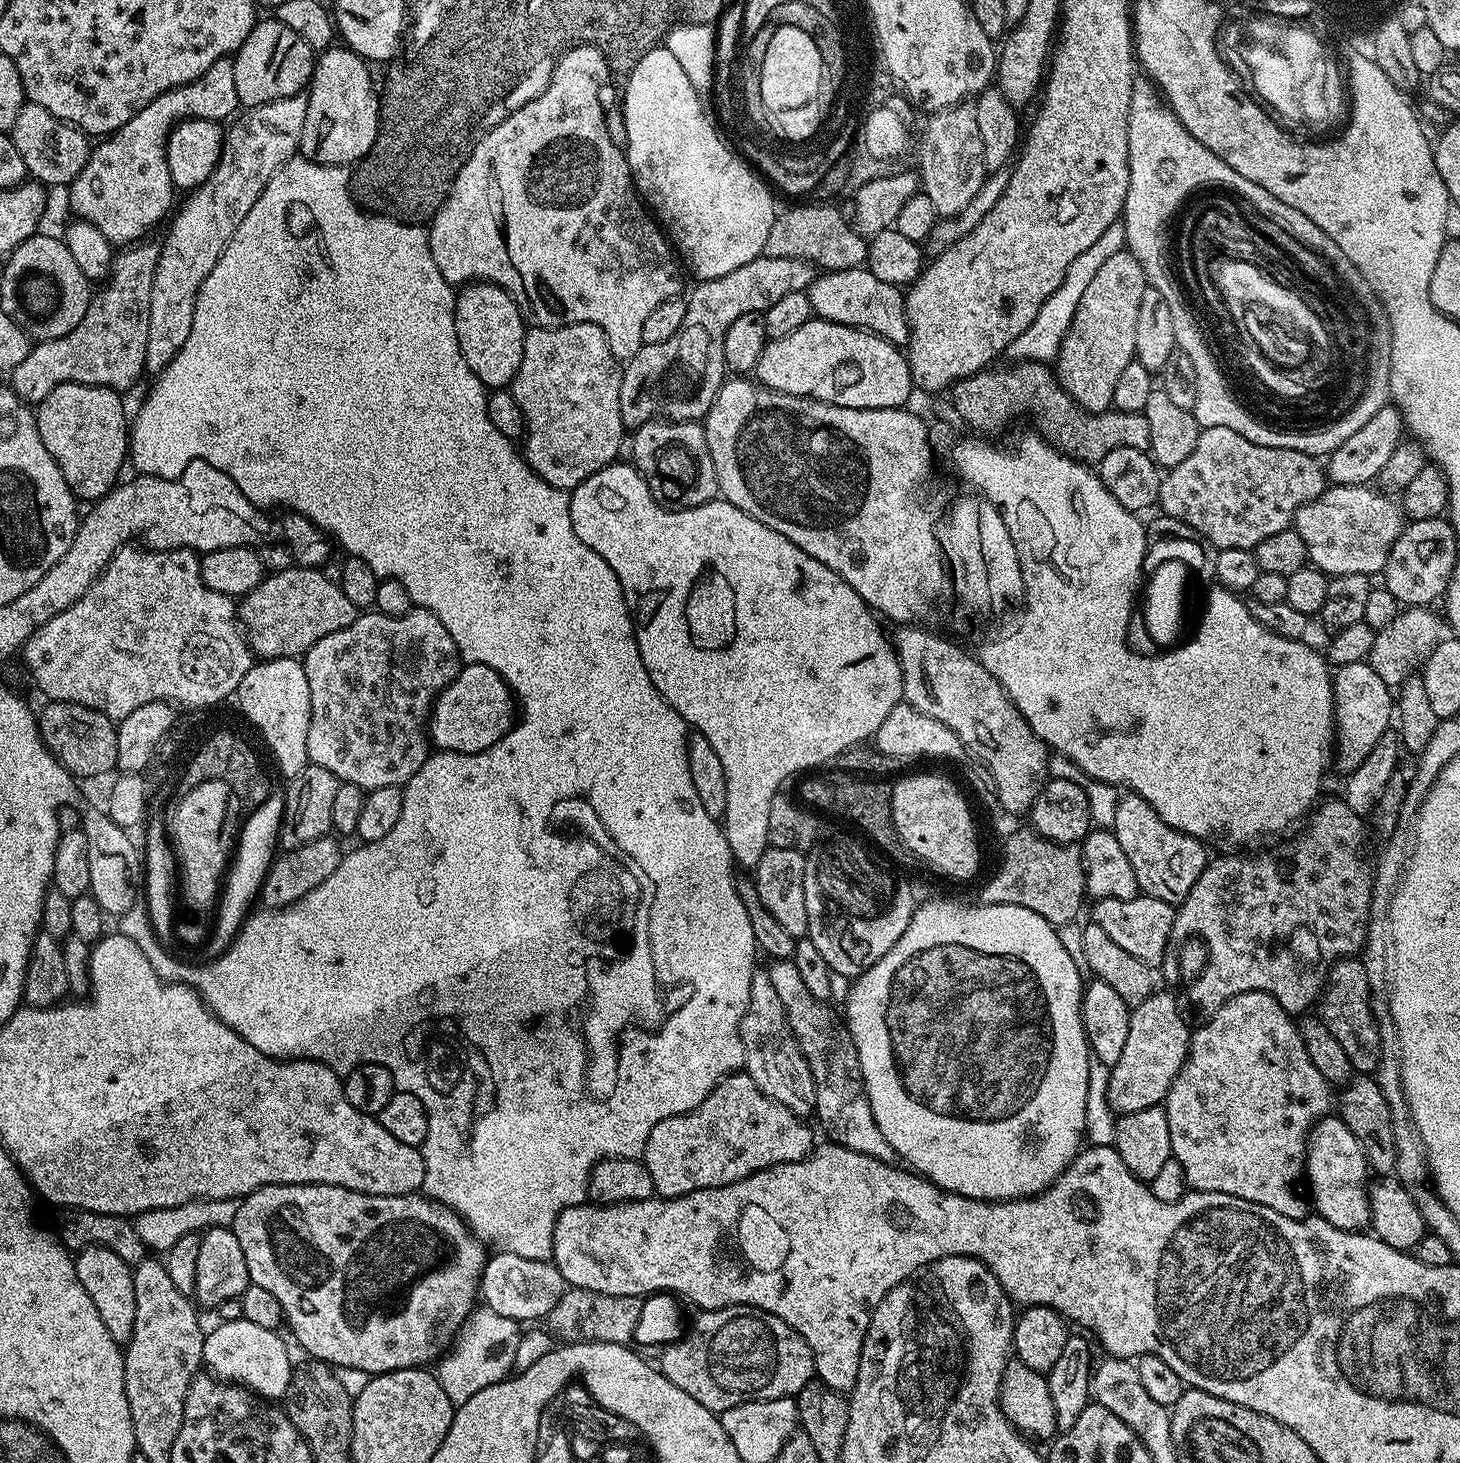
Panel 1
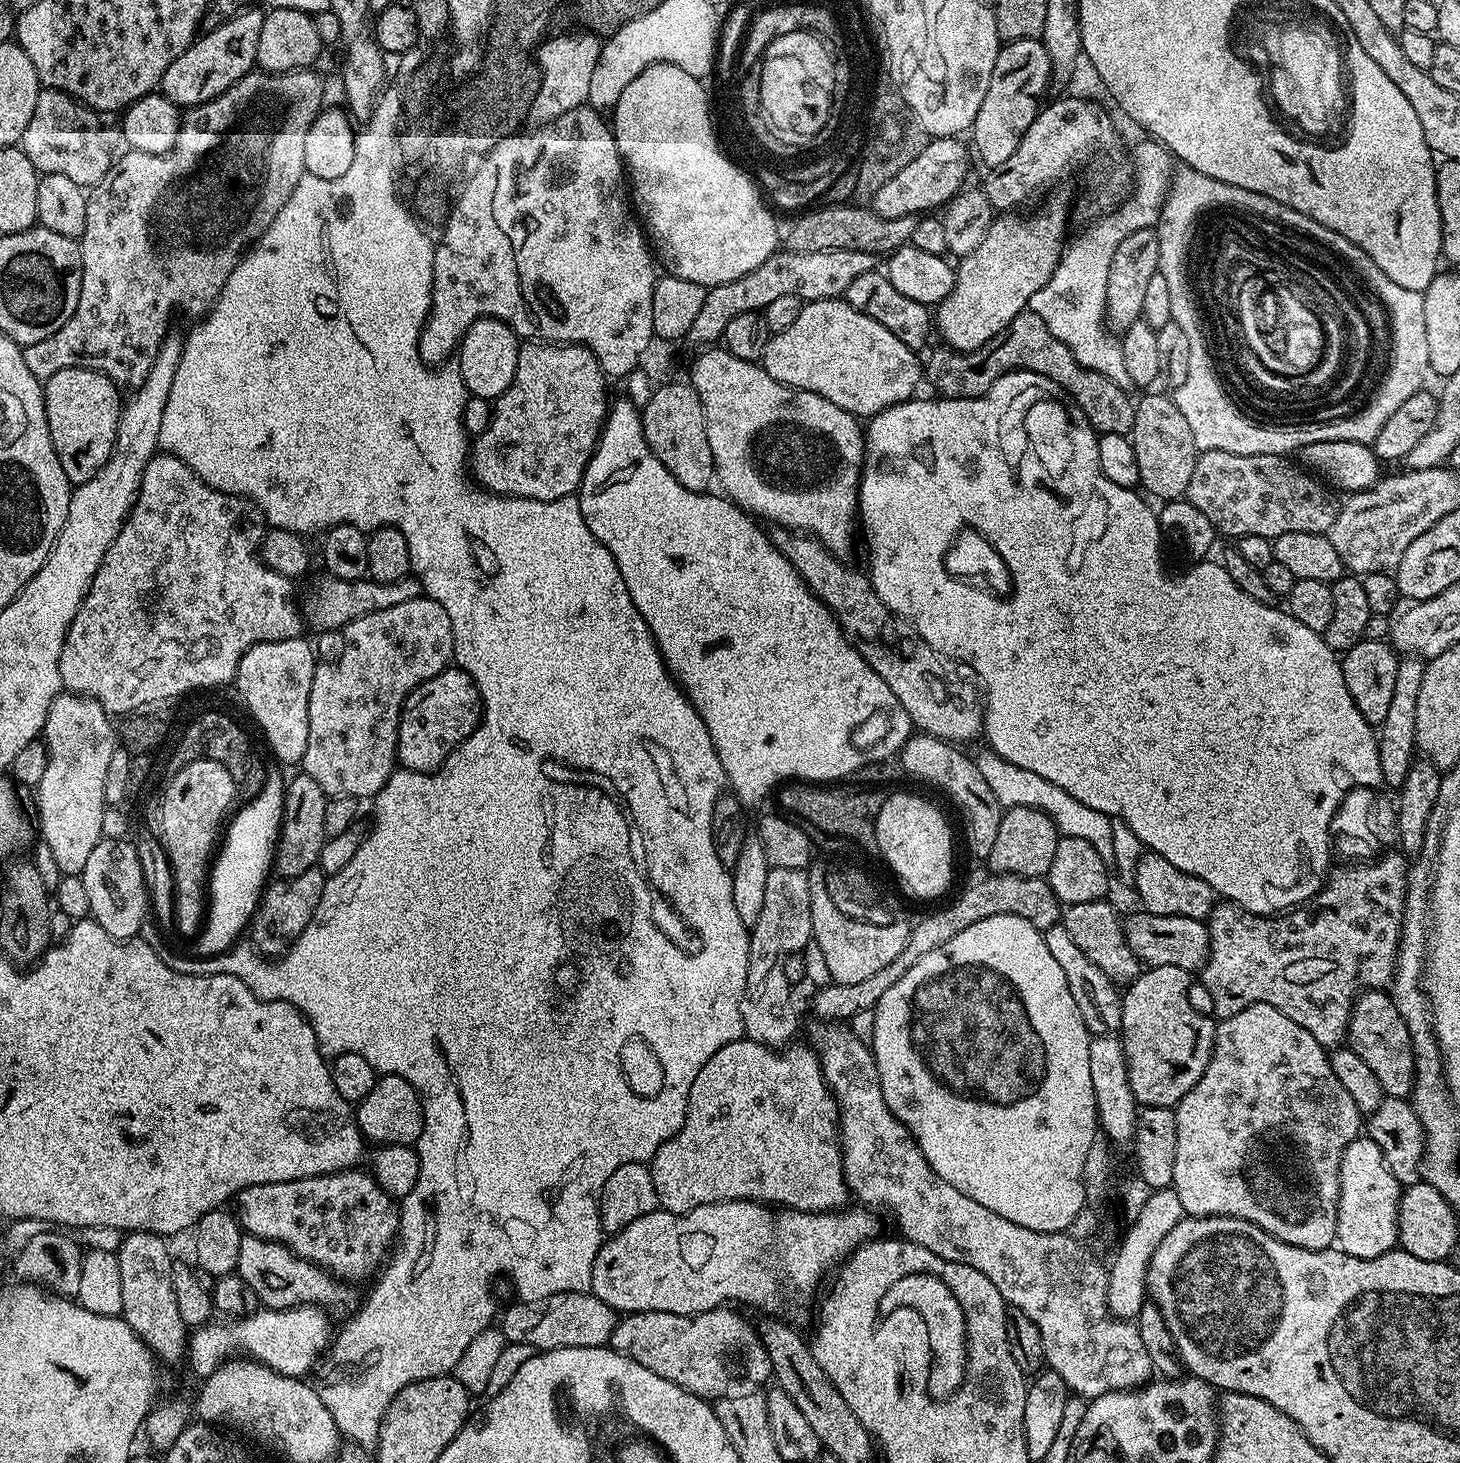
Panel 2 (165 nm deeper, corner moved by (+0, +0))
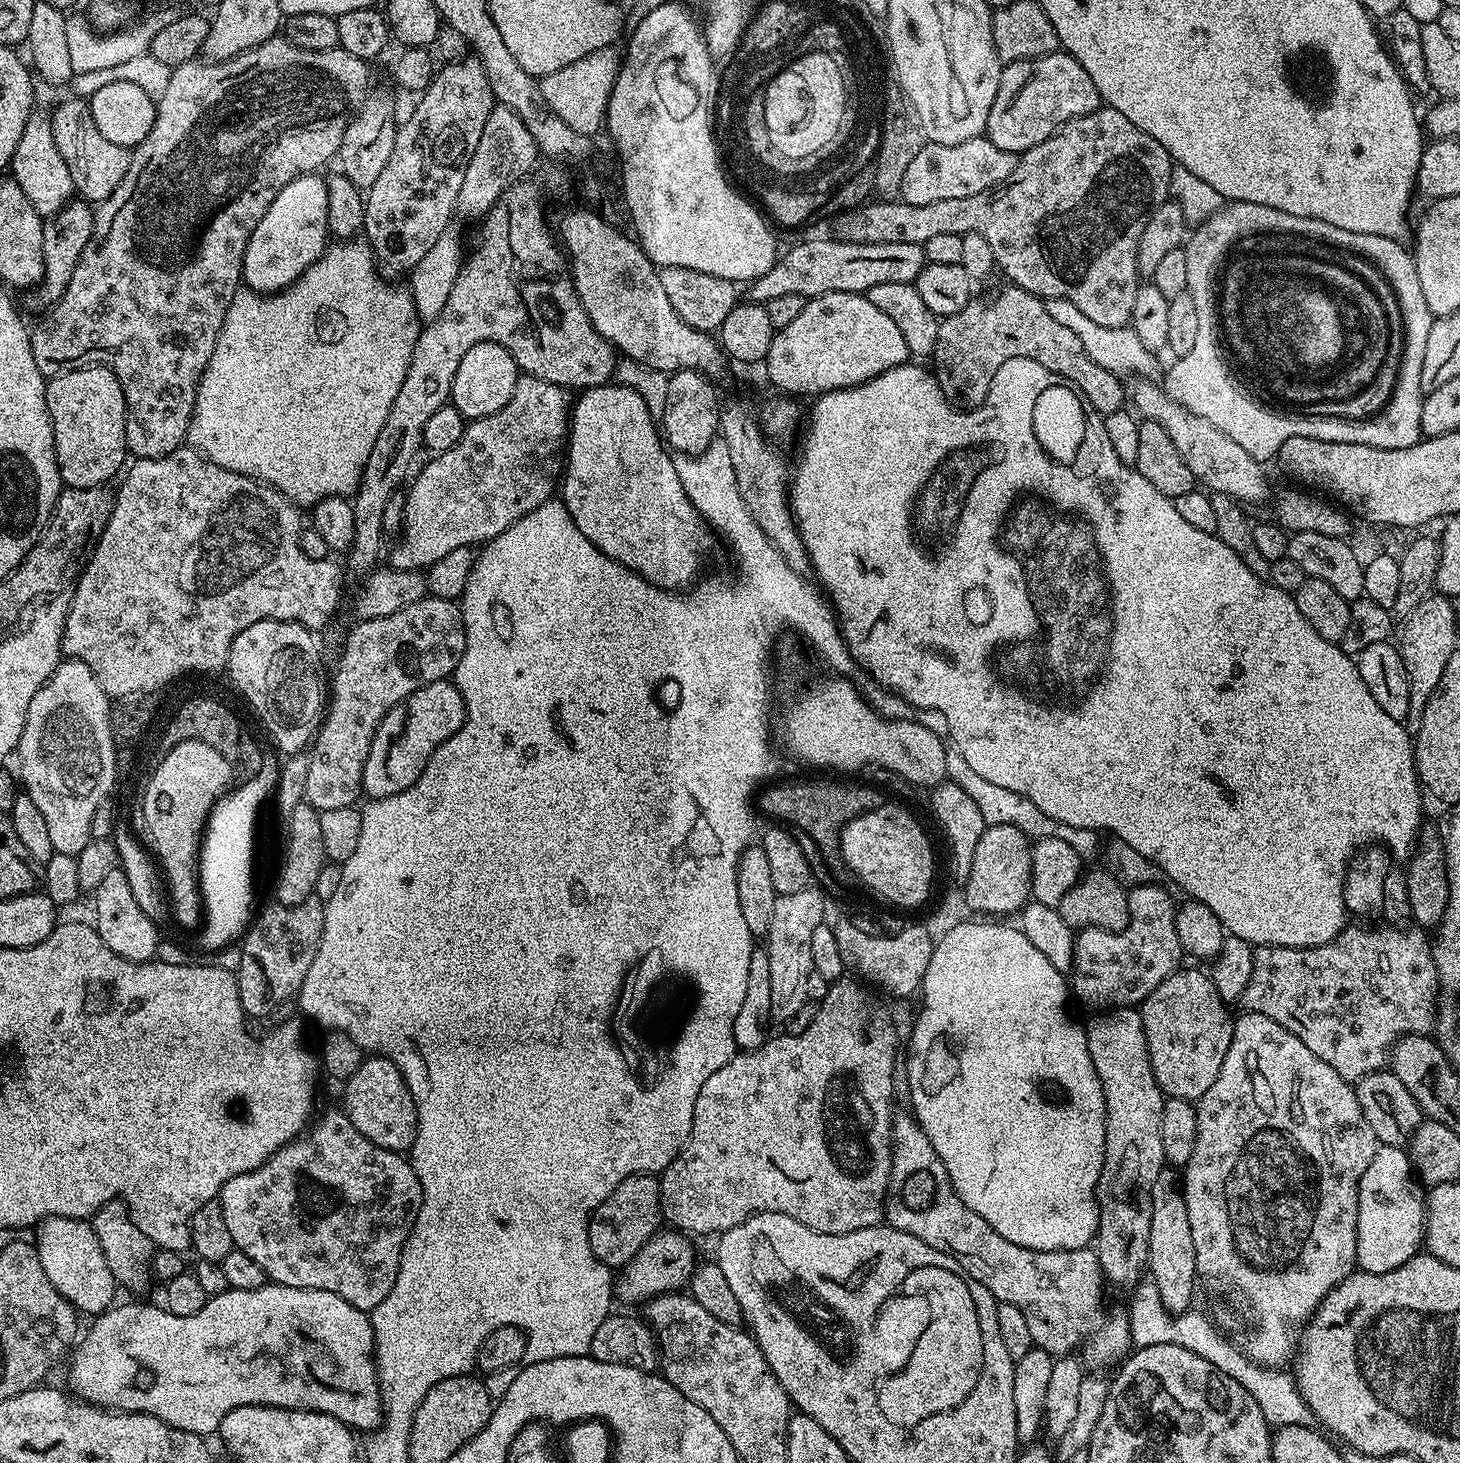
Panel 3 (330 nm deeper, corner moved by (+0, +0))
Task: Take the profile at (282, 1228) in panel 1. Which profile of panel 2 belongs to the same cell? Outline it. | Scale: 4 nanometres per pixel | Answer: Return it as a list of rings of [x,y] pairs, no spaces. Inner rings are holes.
[[[242,1235],[242,1250],[238,1250],[236,1272],[244,1284],[254,1290],[257,1301],[264,1308],[302,1308],[315,1306],[325,1310],[340,1308],[352,1300],[352,1292],[345,1281],[324,1271],[317,1264],[311,1264],[295,1256],[285,1245],[257,1236]]]

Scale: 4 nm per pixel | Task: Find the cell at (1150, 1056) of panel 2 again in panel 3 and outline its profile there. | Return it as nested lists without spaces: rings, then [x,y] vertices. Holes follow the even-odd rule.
[[[1186,968],[1177,970],[1159,984],[1139,1005],[1138,1011],[1158,1086],[1165,1097],[1195,1102],[1214,1086],[1214,1078],[1218,1078],[1218,1070],[1222,1070],[1226,1050],[1230,1050],[1234,1016],[1228,1013],[1229,1005],[1218,994],[1211,975]]]

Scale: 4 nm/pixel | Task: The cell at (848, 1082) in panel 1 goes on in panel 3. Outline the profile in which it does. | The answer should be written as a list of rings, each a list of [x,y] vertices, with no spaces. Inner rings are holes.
[[[908,1114],[897,1115],[892,1122],[892,1169],[888,1179],[888,1192],[884,1196],[884,1220],[887,1227],[914,1234],[914,1238],[926,1242],[926,1246],[934,1246],[934,1250],[954,1258],[958,1266],[965,1268],[978,1282],[982,1282],[982,1286],[986,1286],[986,1290],[990,1290],[997,1302],[1018,1306],[1018,1310],[1022,1310],[1026,1317],[1033,1345],[1046,1350],[1053,1358],[1075,1353],[1075,1348],[1088,1335],[1088,1345],[1084,1352],[1092,1364],[1112,1363],[1116,1366],[1129,1355],[1133,1342],[1127,1315],[1121,1311],[1104,1316],[1104,1308],[1100,1305],[1104,1300],[1106,1281],[1095,1251],[1086,1247],[1065,1252],[1043,1252],[1006,1242],[1006,1238],[1002,1238],[994,1226],[989,1226],[983,1218],[978,1218],[978,1214],[974,1214],[974,1210],[970,1210],[970,1206],[958,1198],[946,1166],[942,1166],[942,1158],[938,1158],[938,1150],[930,1146],[930,1138],[926,1138],[920,1125]]]

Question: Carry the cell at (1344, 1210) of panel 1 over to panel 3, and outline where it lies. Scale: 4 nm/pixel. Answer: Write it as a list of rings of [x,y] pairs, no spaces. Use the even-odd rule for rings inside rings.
[[[1389,1144],[1377,1147],[1358,1186],[1356,1268],[1370,1274],[1386,1274],[1414,1258],[1424,1242],[1426,1192],[1414,1175],[1409,1153]]]

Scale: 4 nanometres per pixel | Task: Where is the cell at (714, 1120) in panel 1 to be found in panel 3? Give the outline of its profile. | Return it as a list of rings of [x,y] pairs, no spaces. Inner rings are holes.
[[[841,978],[835,982],[829,983],[826,998],[819,1001],[816,1013],[814,1014],[814,1022],[810,1022],[810,1026],[806,1026],[806,1030],[802,1030],[802,1034],[790,1036],[781,1034],[773,1038],[765,1039],[764,1045],[756,1048],[753,1052],[737,1051],[736,1055],[730,1058],[730,1062],[726,1062],[726,1066],[722,1066],[722,1070],[714,1070],[714,1074],[710,1074],[710,1078],[706,1078],[706,1082],[702,1086],[702,1090],[698,1090],[698,1098],[694,1102],[694,1114],[692,1115],[692,1133],[688,1136],[684,1147],[680,1153],[670,1162],[670,1166],[659,1173],[660,1181],[660,1215],[665,1221],[668,1220],[673,1229],[679,1230],[689,1237],[696,1236],[712,1236],[730,1230],[734,1226],[744,1224],[755,1216],[758,1212],[781,1212],[790,1218],[798,1218],[798,1222],[802,1222],[802,1226],[810,1226],[810,1230],[818,1230],[822,1234],[850,1234],[854,1230],[866,1230],[867,1228],[877,1227],[884,1220],[884,1196],[888,1192],[888,1179],[890,1178],[890,1170],[892,1169],[892,1122],[894,1119],[894,1111],[892,1112],[892,1079],[895,1078],[896,1072],[898,1076],[898,1060],[896,1064],[896,1028],[892,1025],[892,1020],[888,1017],[888,1012],[867,992],[869,989],[865,987],[859,979]]]

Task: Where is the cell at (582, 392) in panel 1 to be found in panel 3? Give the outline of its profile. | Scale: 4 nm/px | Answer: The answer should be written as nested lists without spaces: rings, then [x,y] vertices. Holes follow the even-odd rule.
[[[517,375],[514,394],[510,394],[510,402],[506,402],[502,410],[471,421],[458,446],[450,446],[450,450],[433,455],[432,461],[416,477],[411,477],[412,485],[410,480],[406,488],[404,524],[398,533],[400,544],[392,548],[391,567],[407,572],[427,570],[454,550],[471,549],[472,544],[487,544],[502,534],[502,530],[514,526],[518,518],[553,499],[555,492],[552,491],[555,488],[557,491],[566,464],[565,448],[573,403],[569,389],[562,385],[546,382],[537,376]]]

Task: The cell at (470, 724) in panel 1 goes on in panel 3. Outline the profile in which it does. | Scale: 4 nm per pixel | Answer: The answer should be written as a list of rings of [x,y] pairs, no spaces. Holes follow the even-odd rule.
[[[451,679],[430,682],[407,696],[401,707],[391,708],[374,734],[374,742],[362,770],[363,795],[381,800],[414,786],[434,750],[460,729],[465,714],[464,699]]]

